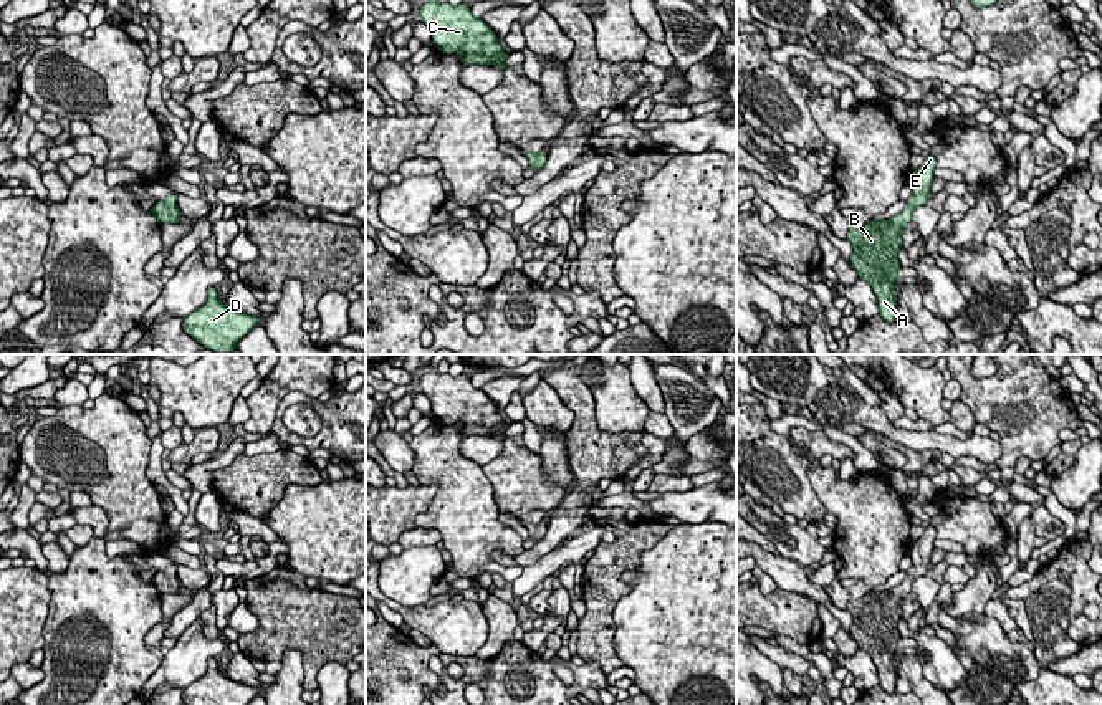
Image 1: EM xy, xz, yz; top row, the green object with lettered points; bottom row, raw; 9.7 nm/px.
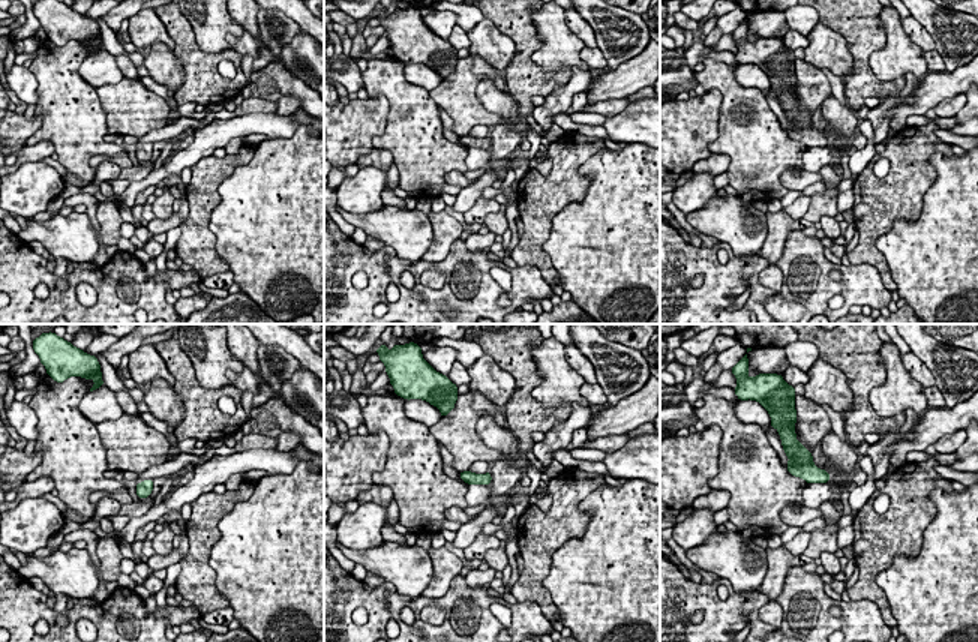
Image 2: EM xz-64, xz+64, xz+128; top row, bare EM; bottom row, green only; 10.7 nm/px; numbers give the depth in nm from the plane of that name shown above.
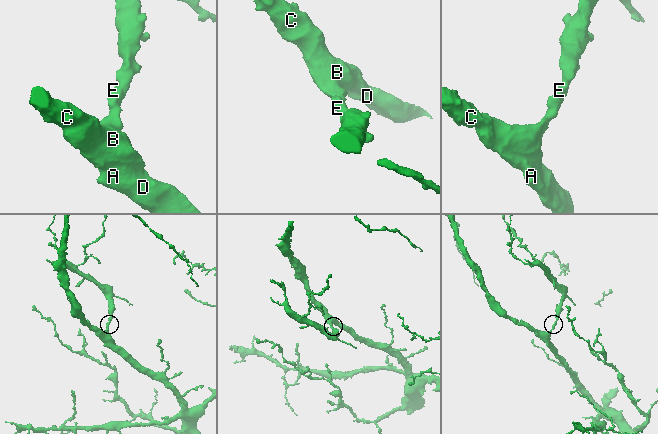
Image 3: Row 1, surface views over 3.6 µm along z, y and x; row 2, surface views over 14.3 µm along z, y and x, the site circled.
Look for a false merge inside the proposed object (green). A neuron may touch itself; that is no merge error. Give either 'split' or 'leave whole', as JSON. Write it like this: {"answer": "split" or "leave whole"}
{"answer": "leave whole"}

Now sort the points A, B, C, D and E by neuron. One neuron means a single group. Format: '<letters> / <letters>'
A B C D E

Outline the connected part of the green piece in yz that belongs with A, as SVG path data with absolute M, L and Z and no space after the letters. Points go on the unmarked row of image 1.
M930 525L918 540L912 541L910 558L913 564L900 584L882 592L870 591L860 599L849 601L846 607L854 617L852 639L859 649L870 654L877 667L879 685L890 695L895 693L897 667L894 660L902 637L898 632L902 604L912 592L913 579L927 574L935 540L937 530Z

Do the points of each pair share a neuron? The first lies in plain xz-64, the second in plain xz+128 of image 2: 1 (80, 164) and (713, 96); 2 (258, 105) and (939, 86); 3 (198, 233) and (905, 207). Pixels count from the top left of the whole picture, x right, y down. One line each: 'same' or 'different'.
1: different
2: different
3: same

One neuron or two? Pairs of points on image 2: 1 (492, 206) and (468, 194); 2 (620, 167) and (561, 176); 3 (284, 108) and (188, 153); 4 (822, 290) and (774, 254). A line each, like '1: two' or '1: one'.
1: two
2: two
3: two
4: two

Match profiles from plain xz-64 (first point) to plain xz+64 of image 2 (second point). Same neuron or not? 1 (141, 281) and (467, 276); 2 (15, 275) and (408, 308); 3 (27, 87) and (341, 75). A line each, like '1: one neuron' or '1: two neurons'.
1: one neuron
2: one neuron
3: one neuron

